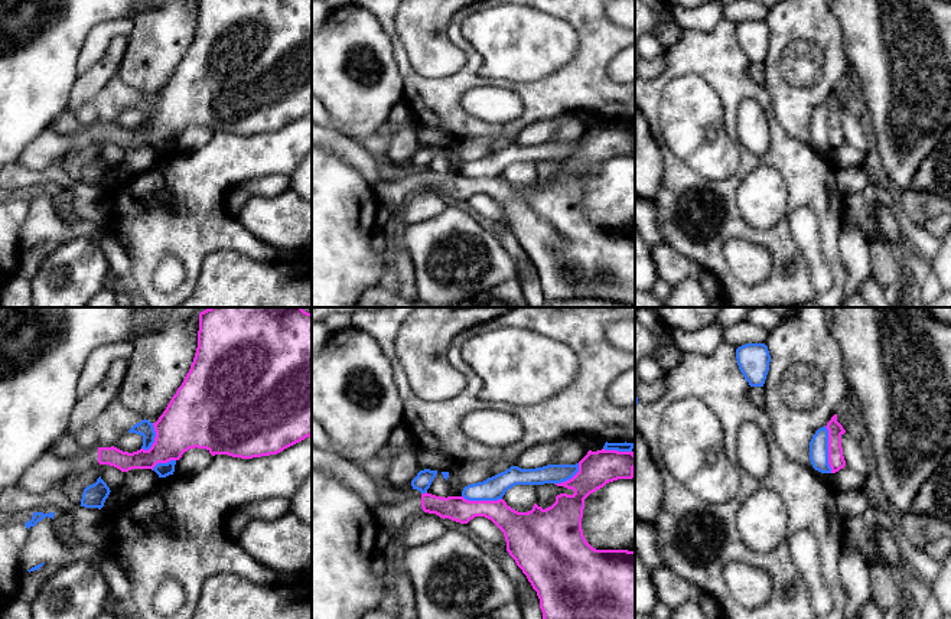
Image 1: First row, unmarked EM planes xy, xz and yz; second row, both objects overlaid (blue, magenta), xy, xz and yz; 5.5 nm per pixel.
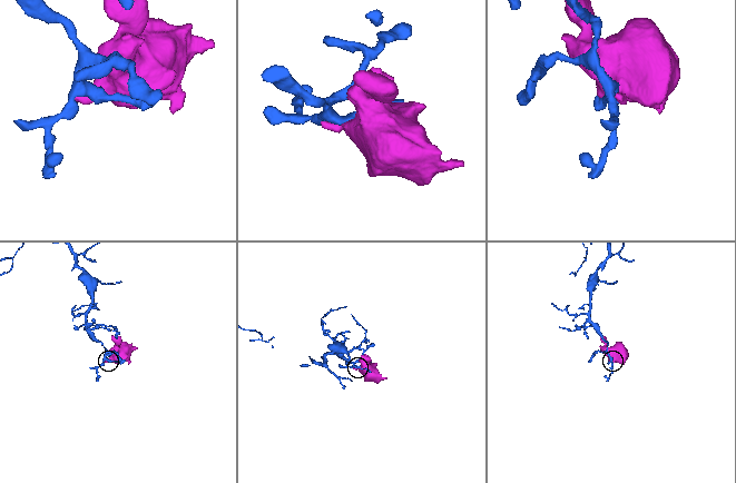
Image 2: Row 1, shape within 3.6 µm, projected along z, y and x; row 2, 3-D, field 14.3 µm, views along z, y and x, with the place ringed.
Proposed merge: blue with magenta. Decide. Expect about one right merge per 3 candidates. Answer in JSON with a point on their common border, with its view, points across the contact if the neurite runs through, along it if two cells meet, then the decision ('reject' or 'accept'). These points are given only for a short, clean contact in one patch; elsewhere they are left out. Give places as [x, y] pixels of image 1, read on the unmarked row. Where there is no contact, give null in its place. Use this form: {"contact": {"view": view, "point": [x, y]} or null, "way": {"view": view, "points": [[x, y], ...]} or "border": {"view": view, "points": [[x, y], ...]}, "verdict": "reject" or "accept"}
{"contact": {"view": "yz", "point": [827, 126]}, "verdict": "reject"}

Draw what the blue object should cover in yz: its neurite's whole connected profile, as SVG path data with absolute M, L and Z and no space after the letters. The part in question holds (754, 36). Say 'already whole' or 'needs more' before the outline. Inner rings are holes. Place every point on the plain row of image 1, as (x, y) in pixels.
already whole; M746 20L736 26L740 49L750 63L763 63L771 32L765 20Z

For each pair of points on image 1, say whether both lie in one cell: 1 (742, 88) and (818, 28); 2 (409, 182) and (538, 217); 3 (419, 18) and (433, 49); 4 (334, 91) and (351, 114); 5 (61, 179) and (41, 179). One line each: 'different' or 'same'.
1: different
2: same
3: same
4: same
5: same

